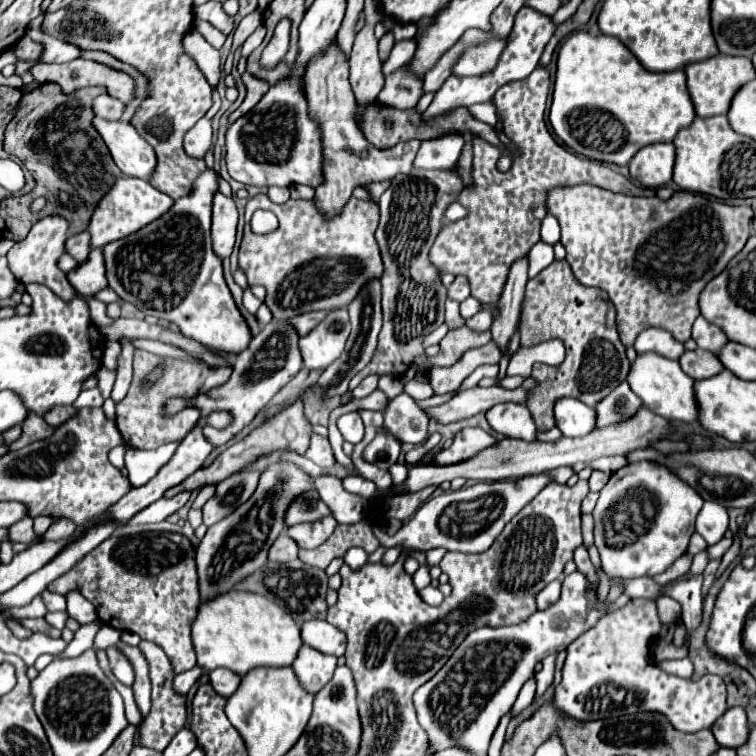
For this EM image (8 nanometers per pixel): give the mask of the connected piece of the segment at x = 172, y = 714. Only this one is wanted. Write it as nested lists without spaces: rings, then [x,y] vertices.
[[[139,643],[139,649],[143,653],[143,657],[149,663],[149,679],[151,679],[151,713],[145,717],[145,721],[141,723],[141,745],[151,747],[155,751],[165,751],[165,747],[171,743],[171,739],[177,735],[179,729],[183,729],[185,721],[187,721],[187,707],[185,707],[185,697],[177,695],[173,691],[173,671],[171,671],[171,663],[167,659],[167,655],[155,645],[155,643]]]

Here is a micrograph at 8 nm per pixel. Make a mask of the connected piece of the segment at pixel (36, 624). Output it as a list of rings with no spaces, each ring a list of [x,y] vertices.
[[[21,619],[21,623],[31,629],[31,631],[39,631],[39,633],[45,633],[49,637],[61,637],[61,631],[51,627],[45,619]]]

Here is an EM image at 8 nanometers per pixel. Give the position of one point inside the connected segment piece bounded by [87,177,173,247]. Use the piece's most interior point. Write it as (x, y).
(131, 203)

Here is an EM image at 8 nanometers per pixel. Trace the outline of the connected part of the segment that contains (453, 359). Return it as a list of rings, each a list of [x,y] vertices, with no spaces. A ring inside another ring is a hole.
[[[459,327],[459,329],[453,329],[449,331],[441,341],[439,341],[439,353],[435,357],[429,359],[429,365],[453,365],[461,359],[461,355],[467,351],[467,349],[473,349],[473,347],[479,347],[479,345],[485,345],[487,341],[491,339],[489,333],[485,335],[473,335],[473,331],[467,331],[467,327]]]

